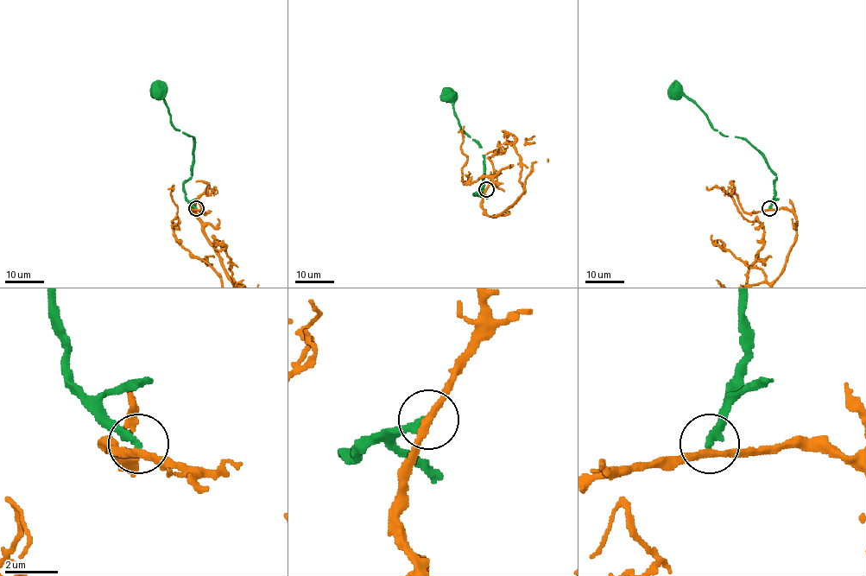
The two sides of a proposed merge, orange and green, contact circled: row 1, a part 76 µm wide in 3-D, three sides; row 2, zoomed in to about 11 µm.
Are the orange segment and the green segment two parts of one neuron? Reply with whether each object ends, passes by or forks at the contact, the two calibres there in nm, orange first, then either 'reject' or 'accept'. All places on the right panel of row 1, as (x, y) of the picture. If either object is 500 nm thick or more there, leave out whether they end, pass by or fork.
orange passes by | green ends | 240/280 nm | reject

